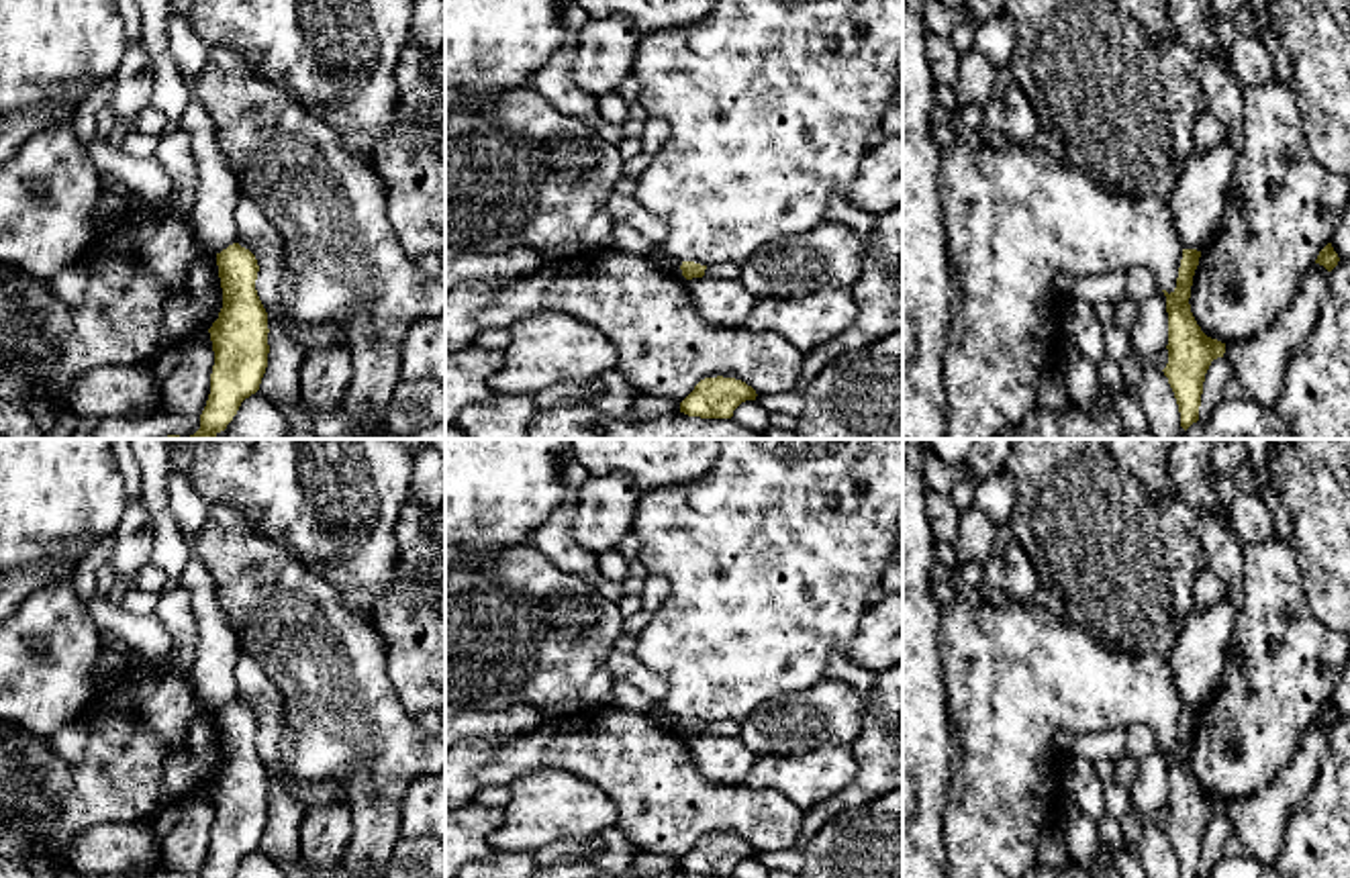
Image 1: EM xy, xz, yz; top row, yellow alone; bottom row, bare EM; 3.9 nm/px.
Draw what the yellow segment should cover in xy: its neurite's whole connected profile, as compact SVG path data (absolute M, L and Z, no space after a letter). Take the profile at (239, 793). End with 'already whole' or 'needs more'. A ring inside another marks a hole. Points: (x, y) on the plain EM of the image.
M239 700L216 711L223 766L208 786L214 823L200 878L233 878L241 860L259 847L268 825L268 770L257 753L257 717Z; already whole

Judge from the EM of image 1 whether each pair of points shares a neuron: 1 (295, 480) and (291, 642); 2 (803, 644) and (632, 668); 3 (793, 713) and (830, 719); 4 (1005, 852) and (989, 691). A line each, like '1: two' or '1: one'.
1: two
2: two
3: one
4: one

